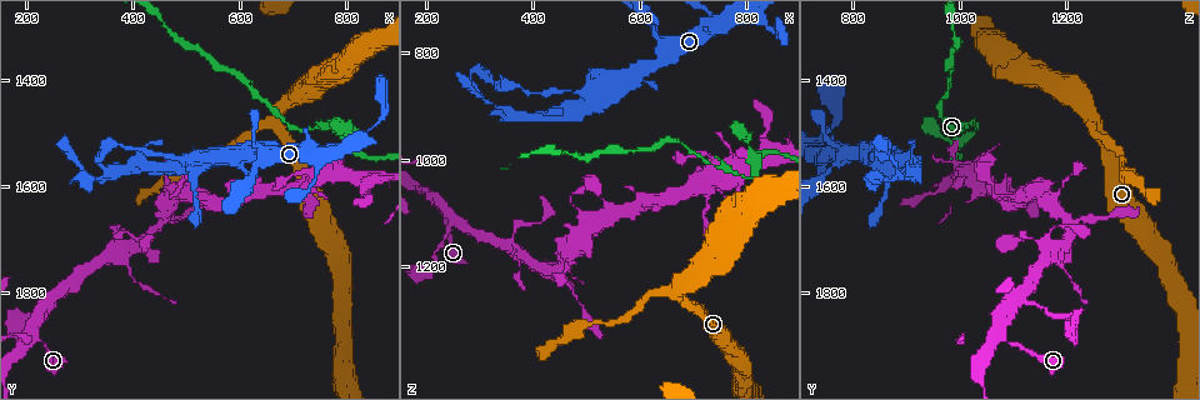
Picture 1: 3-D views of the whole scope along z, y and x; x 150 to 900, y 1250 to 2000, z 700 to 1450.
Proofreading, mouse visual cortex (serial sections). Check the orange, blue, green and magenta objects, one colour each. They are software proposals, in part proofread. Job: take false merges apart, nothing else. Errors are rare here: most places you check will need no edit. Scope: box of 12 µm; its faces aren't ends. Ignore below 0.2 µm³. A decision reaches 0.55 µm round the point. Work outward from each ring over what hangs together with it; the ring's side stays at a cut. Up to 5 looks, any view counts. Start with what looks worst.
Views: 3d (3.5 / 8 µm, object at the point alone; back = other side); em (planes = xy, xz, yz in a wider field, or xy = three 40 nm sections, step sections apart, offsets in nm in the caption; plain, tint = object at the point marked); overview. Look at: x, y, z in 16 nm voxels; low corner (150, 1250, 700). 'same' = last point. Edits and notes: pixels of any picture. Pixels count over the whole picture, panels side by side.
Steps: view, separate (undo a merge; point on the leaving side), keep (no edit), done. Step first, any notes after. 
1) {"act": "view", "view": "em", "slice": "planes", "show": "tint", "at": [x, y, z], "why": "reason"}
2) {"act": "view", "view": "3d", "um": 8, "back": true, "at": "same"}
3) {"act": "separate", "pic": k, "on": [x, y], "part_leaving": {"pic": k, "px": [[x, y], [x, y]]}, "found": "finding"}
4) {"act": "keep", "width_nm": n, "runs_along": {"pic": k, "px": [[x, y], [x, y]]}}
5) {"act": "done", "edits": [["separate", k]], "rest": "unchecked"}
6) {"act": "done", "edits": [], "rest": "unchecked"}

{"act": "view", "view": "3d", "um": 3.5, "at": [665, 1480, 1255], "why": "arms part here"}

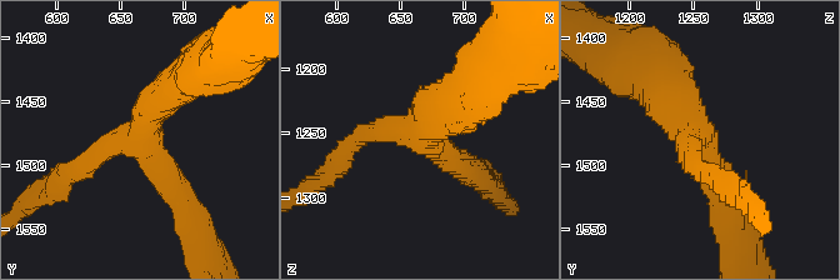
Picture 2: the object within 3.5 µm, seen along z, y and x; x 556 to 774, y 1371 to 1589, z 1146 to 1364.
{"act": "keep", "arm_widths_nm": [250, 300, 500], "found": "all the same cell"}

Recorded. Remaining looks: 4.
{"act": "view", "view": "3d", "um": 8, "back": true, "at": [825, 1535, 995], "why": "thick turns thin"}

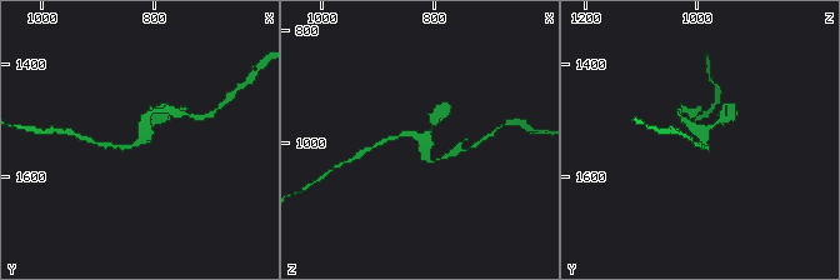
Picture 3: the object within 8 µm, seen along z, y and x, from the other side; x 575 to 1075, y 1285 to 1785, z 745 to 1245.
{"act": "view", "view": "3d", "um": 3.5, "at": [825, 1545, 995], "why": "closer look"}

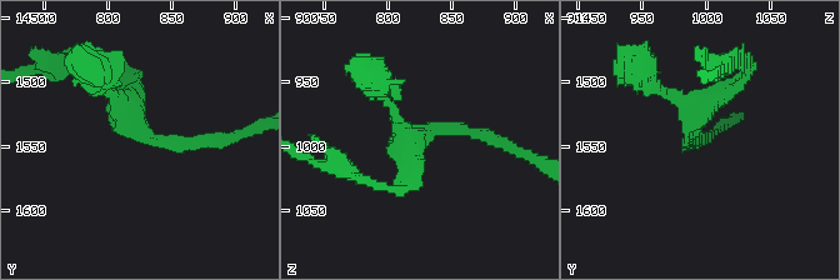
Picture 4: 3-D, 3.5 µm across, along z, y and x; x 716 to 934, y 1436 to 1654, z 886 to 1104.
{"act": "view", "view": "em", "slice": "planes", "show": "tint", "at": [830, 1540, 992], "why": "now the EM"}

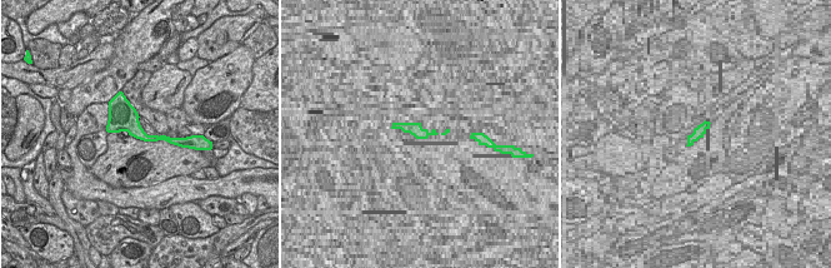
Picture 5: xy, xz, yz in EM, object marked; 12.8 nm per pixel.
{"act": "keep", "runs_along": {"pic": 4, "px": [[126, 79], [156, 140], [223, 140]]}, "found": "continuous, no second cell"}

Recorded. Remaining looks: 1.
{"act": "done", "edits": [], "rest": "unchecked"}

